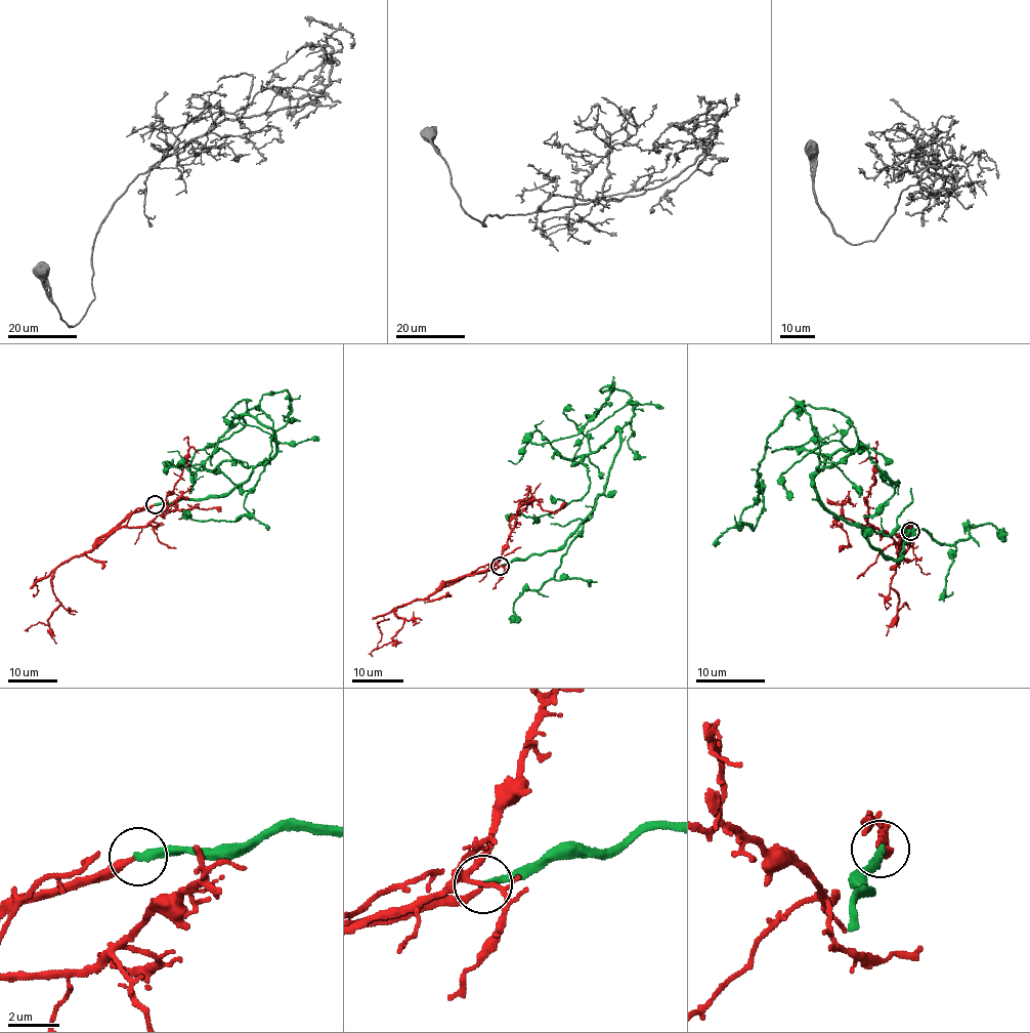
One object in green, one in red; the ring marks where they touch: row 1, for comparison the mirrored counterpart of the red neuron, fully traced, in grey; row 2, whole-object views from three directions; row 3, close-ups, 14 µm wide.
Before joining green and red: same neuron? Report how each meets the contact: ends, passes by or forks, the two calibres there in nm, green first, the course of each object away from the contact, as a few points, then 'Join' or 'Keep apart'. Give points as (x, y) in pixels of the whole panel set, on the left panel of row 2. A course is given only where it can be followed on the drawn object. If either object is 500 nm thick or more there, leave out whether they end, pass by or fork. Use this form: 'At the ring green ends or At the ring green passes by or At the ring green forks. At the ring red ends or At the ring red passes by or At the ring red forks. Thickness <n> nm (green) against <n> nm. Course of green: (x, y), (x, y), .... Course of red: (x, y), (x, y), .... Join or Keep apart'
At the ring green ends. At the ring red ends. Thickness 300 nm (green) against 200 nm. Course of green: (155, 504), (247, 481), (275, 453), (287, 391), (260, 402), (273, 429), (249, 513), (184, 511). Course of red: (155, 504), (128, 513), (89, 550), (57, 568), (51, 583), (60, 605), (49, 624), (38, 623), (28, 630). Keep apart

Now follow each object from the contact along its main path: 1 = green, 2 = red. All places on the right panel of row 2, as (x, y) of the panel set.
1: (910, 530), (902, 560), (886, 555), (821, 502), (802, 402), (768, 438), (740, 523), (754, 529), (757, 479)
2: (912, 532), (911, 523), (891, 588), (899, 596), (897, 610), (905, 603), (910, 610)

